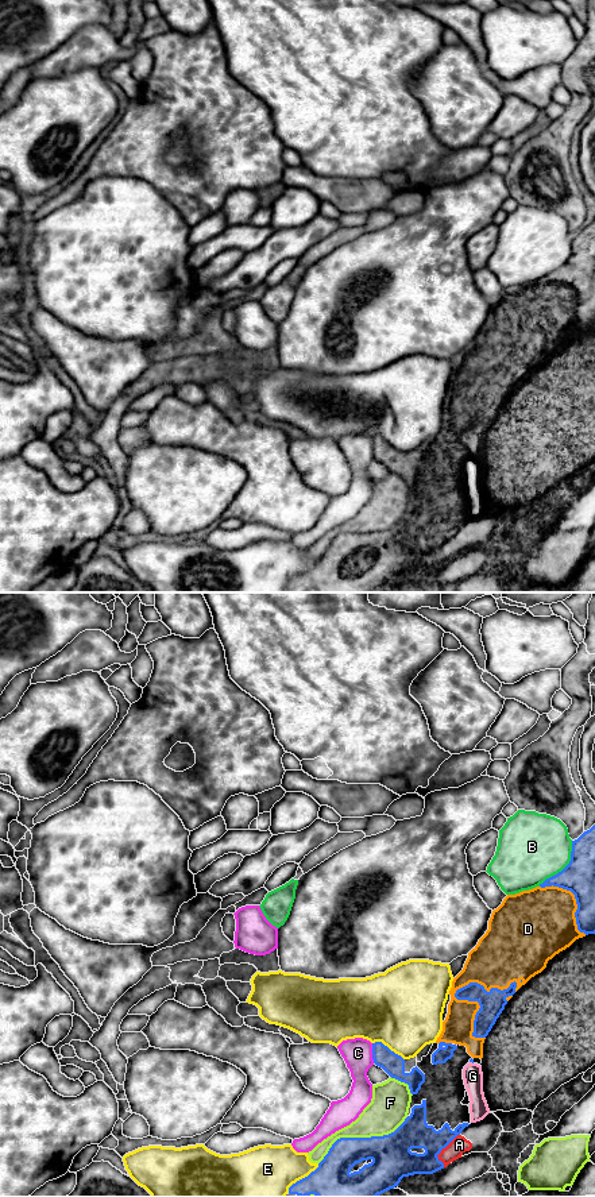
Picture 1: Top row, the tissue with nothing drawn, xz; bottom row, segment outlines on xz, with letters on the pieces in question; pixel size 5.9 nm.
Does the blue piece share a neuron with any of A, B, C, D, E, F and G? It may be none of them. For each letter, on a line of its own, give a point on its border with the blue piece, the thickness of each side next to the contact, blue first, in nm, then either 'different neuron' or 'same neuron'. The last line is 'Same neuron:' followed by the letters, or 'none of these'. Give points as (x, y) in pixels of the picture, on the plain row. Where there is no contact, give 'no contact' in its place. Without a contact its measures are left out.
A: meets blue in xz at (441, 544); 190 nm thick on the blue side, 100 nm on the other; same neuron
B: meets blue in xz at (565, 262); 190 nm thick on the blue side, 400 nm on the other; different neuron
C: meets blue in xz at (373, 448); 130 nm thick on the blue side, 180 nm on the other; different neuron
D: meets blue in xz at (456, 387); 150 nm thick on the blue side, 260 nm on the other; same neuron
E: meets blue in xz at (387, 443); 130 nm thick on the blue side, 480 nm on the other; different neuron
F: meets blue in xz at (360, 533); 240 nm thick on the blue side, 240 nm on the other; different neuron
G: meets blue in xz at (471, 456); 20 nm thick on the blue side, 120 nm on the other; same neuron
Same neuron: A, D, G

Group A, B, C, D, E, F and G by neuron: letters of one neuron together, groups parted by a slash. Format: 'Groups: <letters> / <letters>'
Groups: A D G / B / C / E / F

